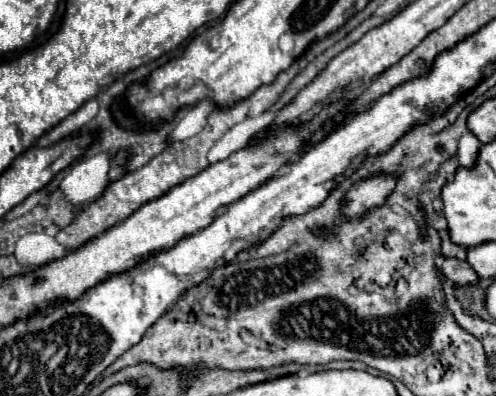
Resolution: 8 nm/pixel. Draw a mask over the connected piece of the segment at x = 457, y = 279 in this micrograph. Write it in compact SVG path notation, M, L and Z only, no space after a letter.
M444 258L440 272L458 286L470 286L478 280L476 272L472 272L472 266L466 260L458 260L458 258Z

